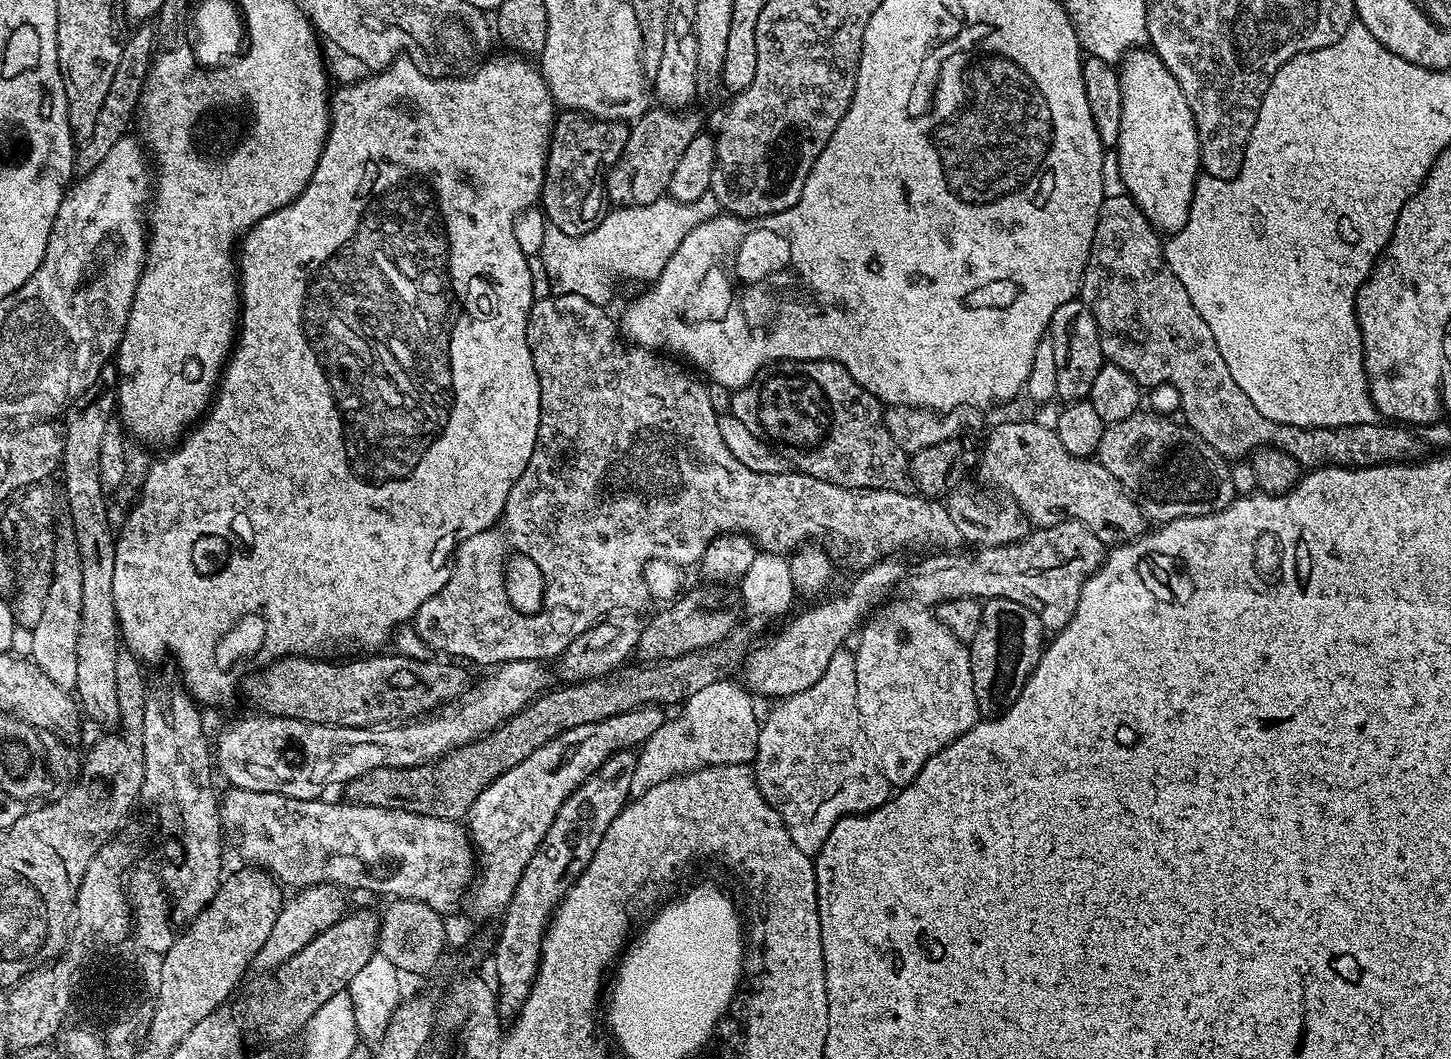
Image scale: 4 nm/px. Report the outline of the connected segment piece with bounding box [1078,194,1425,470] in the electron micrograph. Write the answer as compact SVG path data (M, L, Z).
M1127 194L1118 198L1104 197L1102 206L1098 210L1098 222L1094 230L1094 242L1090 246L1088 261L1084 267L1084 277L1080 279L1078 296L1079 299L1084 301L1084 305L1090 310L1090 314L1094 314L1094 322L1098 326L1098 334L1102 342L1102 354L1105 361L1114 366L1122 366L1122 370L1126 370L1126 374L1130 374L1130 378L1134 378L1141 389L1147 390L1159 384L1174 386L1174 390L1178 390L1178 394L1180 395L1180 412L1182 413L1183 423L1187 424L1189 428L1193 428L1202 438L1202 442L1209 444L1217 454L1223 456L1229 462L1236 462L1241 458L1251 457L1252 453L1258 449L1267 447L1277 448L1286 454L1290 454L1290 458L1298 461L1301 469L1304 470L1331 467L1365 468L1366 466L1374 466L1375 464L1403 464L1405 462L1415 462L1425 455L1423 442L1412 433L1415 431L1411 427L1397 426L1392 422L1377 422L1375 424L1367 424L1366 426L1342 426L1341 428L1299 428L1298 426L1276 424L1262 414L1258 414L1258 410L1254 410L1254 404L1250 402L1250 398L1246 398L1246 394L1242 394L1242 390L1238 390L1238 384L1234 382L1234 378L1230 378L1230 370L1227 369L1226 361L1222 359L1222 354L1218 351L1218 344L1214 342L1214 334L1210 334L1210 326L1206 326L1206 322L1202 322L1198 310L1194 310L1194 302L1190 302L1190 294L1186 294L1186 290L1174 278L1174 274L1168 268L1168 263L1164 261L1164 244L1162 243L1161 233L1153 228L1152 223L1144 217L1142 210L1133 202L1132 197Z

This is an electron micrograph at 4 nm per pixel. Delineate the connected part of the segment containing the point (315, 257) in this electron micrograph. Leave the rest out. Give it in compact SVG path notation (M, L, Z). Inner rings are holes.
M519 54L504 55L508 56L493 55L485 59L476 71L466 76L453 76L442 80L422 74L422 70L418 70L418 66L410 58L397 58L388 67L368 74L365 80L356 80L353 84L338 89L337 92L335 89L330 96L328 137L310 182L302 190L302 194L294 198L294 202L262 218L239 241L238 335L228 363L224 365L220 383L215 389L214 399L199 423L175 447L165 451L168 453L165 454L164 460L156 460L149 466L148 473L144 476L144 485L139 485L135 503L127 509L128 517L125 518L124 525L121 528L119 525L114 558L114 606L120 623L120 639L123 647L134 653L136 659L141 662L160 660L169 652L180 663L178 675L184 687L200 706L209 704L210 707L216 708L219 704L230 703L235 696L238 696L237 685L249 672L271 664L281 656L316 658L321 654L328 654L324 652L332 652L335 648L348 648L351 644L357 644L360 648L372 648L368 650L383 649L380 647L391 638L392 628L406 623L407 620L409 623L422 606L422 602L426 602L426 598L434 598L434 594L438 594L438 590L446 586L452 573L450 565L460 543L480 532L489 531L495 525L492 523L504 516L506 498L514 482L518 482L522 470L526 470L530 462L530 454L534 454L540 425L540 383L538 374L534 370L534 358L530 354L530 342L526 342L526 326L534 303L532 268L528 265L528 256L524 253L519 238L516 237L516 211L520 208L520 200L541 199L544 190L544 171L548 161L548 144L552 140L552 128L556 125L558 105L546 86L544 75L531 59Z

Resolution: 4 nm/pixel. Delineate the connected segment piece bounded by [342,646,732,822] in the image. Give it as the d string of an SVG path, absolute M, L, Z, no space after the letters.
M723 647L707 648L701 652L682 654L673 660L649 663L644 668L624 666L615 674L599 680L586 680L578 684L565 683L564 688L553 687L527 704L516 716L505 720L500 727L488 735L463 744L440 757L431 764L419 764L413 768L378 768L356 777L343 785L347 799L354 804L365 804L378 808L406 810L407 813L422 814L443 820L461 821L478 794L490 786L506 770L518 766L534 750L546 746L555 736L574 726L586 726L586 722L602 722L614 714L626 714L626 710L641 708L647 704L657 706L679 705L686 702L698 690L714 686L725 679L732 668L732 660Z

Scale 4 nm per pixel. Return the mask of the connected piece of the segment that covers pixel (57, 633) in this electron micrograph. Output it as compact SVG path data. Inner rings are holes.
M66 514L56 517L56 541L54 542L54 562L52 563L52 581L46 594L46 604L42 606L42 618L30 629L32 636L31 659L44 671L59 688L75 689L78 678L78 634L80 633L80 615L82 614L82 562L78 558L78 542L74 534L72 519Z

